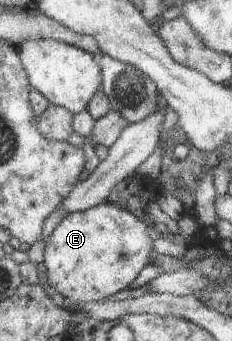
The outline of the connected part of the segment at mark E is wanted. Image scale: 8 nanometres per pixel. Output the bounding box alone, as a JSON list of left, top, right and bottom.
[44,204,153,305]

